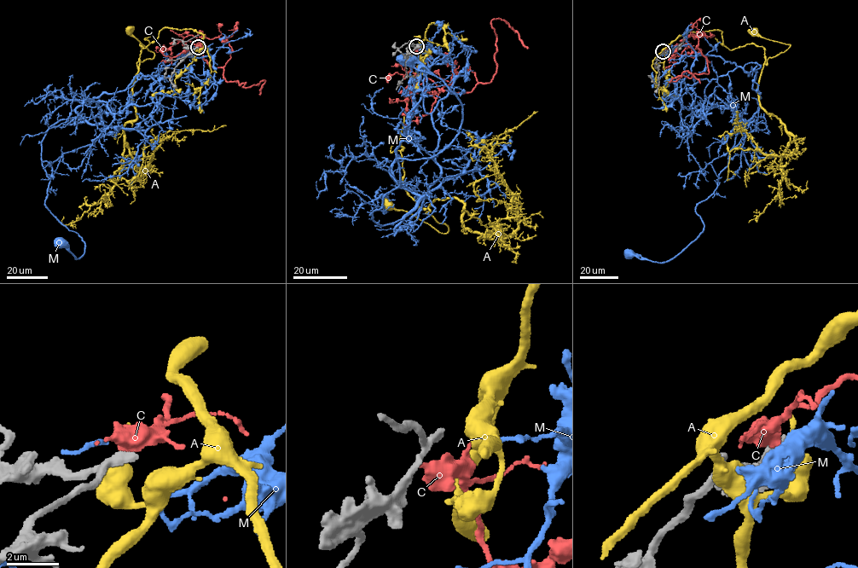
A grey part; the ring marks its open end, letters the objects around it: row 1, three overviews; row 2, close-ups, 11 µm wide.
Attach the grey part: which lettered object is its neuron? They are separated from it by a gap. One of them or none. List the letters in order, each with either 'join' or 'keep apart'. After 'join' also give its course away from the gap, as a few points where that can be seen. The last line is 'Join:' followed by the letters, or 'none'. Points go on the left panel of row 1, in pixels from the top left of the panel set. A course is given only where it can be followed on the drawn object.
A: keep apart
C: keep apart
M: keep apart
Join: none

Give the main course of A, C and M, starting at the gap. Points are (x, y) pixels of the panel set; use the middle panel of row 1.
A: (419, 46), (421, 60), (409, 82), (401, 134), (403, 184), (448, 231), (438, 233), (388, 203)
C: (417, 49), (425, 76), (454, 93), (470, 92), (492, 78), (496, 37), (491, 20), (505, 20), (528, 48)
M: (420, 48), (440, 175), (396, 231), (373, 218), (398, 159), (433, 157), (463, 120), (406, 57)

